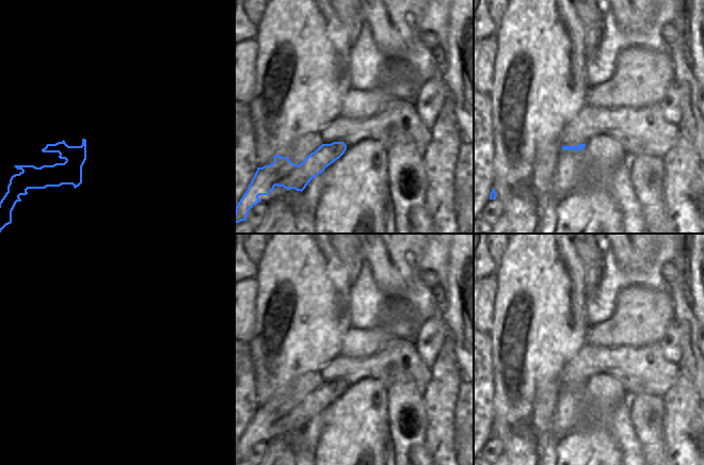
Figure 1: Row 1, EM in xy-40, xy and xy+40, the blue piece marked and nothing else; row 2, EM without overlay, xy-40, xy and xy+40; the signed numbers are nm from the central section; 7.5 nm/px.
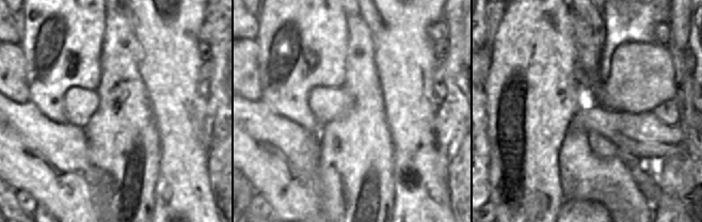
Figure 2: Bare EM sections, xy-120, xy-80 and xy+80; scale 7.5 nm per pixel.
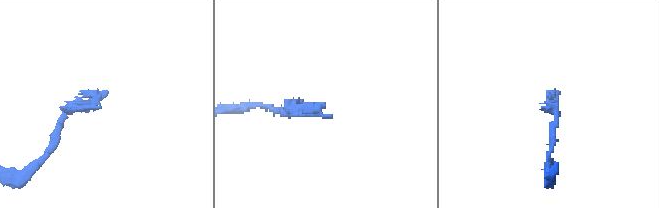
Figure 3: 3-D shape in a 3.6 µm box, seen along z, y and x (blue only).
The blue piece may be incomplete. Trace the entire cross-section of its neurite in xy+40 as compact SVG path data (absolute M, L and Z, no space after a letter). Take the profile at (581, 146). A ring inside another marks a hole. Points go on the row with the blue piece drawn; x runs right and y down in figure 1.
M583 105L583 109L564 127L560 134L560 145L562 150L579 151L586 147L595 135L606 135L619 142L626 155L646 155L649 157L657 157L662 159L677 143L677 139L682 133L676 125L668 123L661 115L657 106L644 106L642 108L614 108L608 110L606 108L591 108Z

